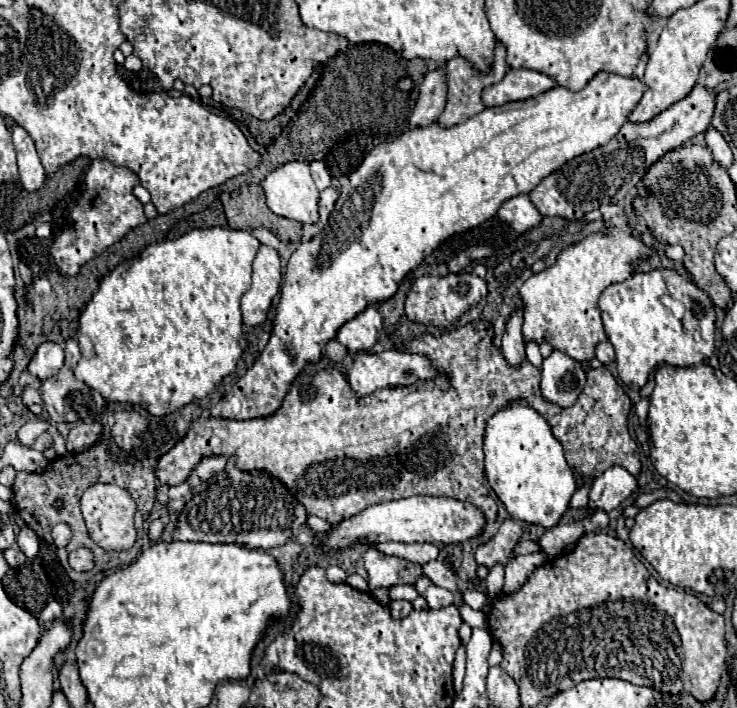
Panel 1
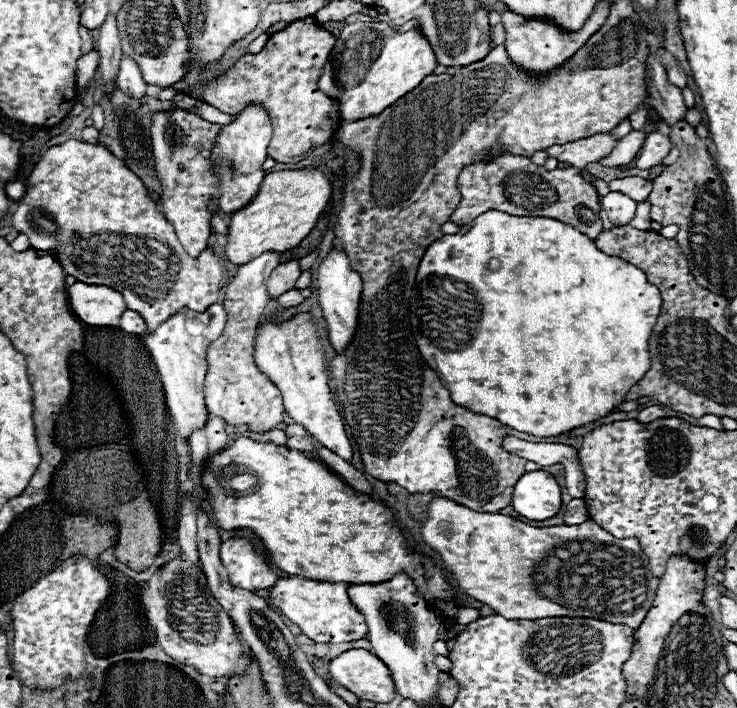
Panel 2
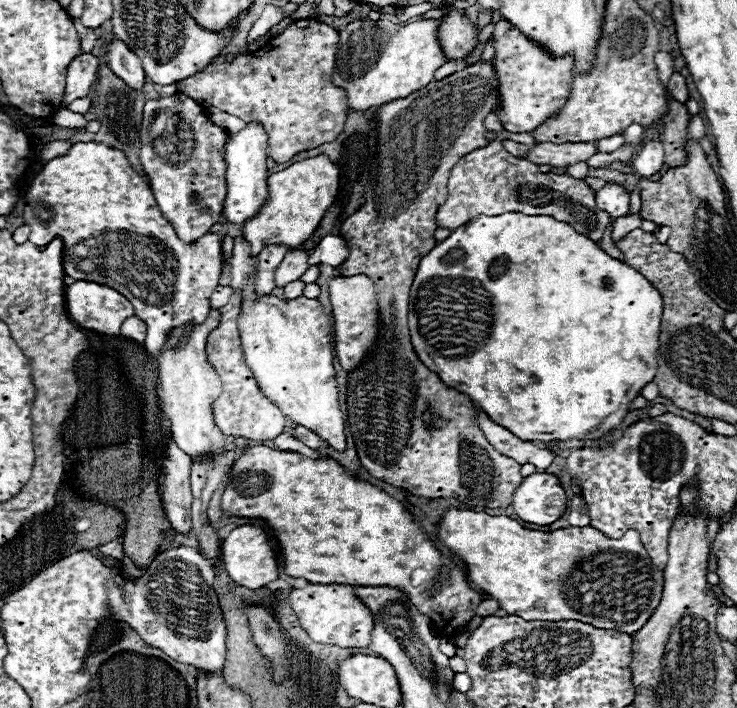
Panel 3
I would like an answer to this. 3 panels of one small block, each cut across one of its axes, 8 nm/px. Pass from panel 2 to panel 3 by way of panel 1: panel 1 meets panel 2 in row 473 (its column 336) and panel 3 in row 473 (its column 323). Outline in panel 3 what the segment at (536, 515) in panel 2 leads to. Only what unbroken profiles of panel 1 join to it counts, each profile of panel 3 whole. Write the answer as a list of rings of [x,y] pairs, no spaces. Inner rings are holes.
[[[534,472],[516,488],[512,508],[520,520],[548,526],[564,516],[568,496],[556,476]]]

